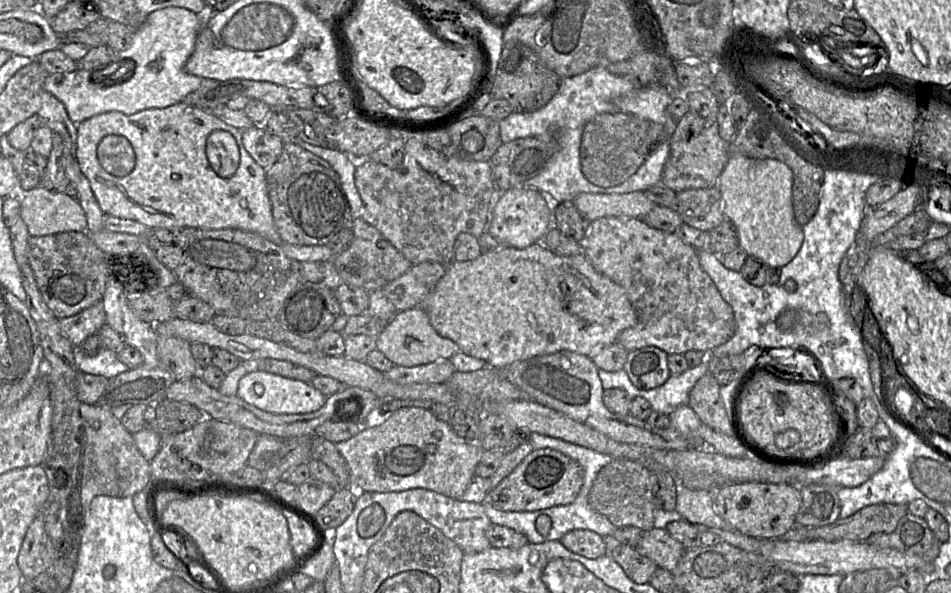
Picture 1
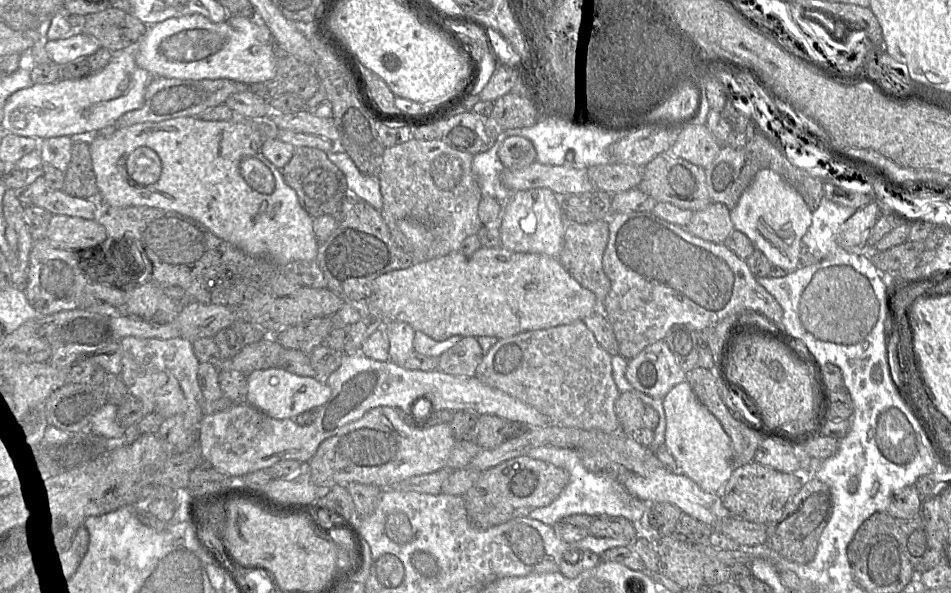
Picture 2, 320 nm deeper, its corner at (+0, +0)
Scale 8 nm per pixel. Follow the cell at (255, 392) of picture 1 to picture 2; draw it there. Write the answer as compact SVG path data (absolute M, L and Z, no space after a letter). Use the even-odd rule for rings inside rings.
M282 368L258 370L247 377L246 403L274 419L291 419L322 406L331 396L331 388L317 377L302 377Z

